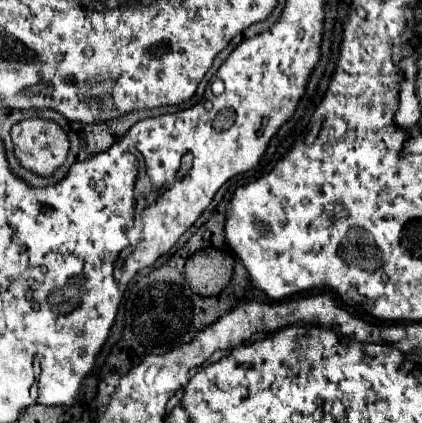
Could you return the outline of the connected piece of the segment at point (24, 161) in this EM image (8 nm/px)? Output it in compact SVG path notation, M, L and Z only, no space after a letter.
M29 118L17 122L11 128L11 142L21 166L39 176L51 176L61 168L69 152L69 140L53 120Z

